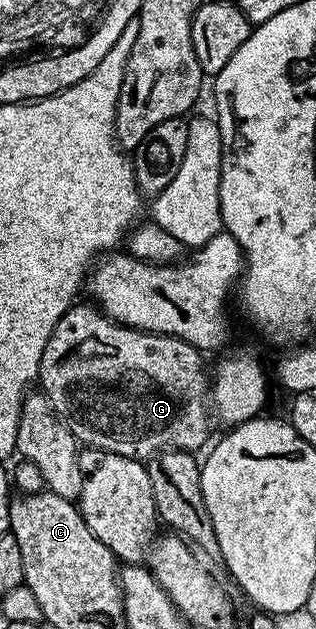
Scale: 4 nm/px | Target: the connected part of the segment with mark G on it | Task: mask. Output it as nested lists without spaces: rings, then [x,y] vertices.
[[[74,303],[59,319],[59,323],[55,323],[55,331],[51,331],[51,339],[47,339],[47,347],[43,347],[43,355],[37,368],[37,381],[39,386],[41,385],[40,392],[45,395],[69,432],[74,434],[82,446],[111,451],[115,455],[124,457],[133,457],[142,463],[170,449],[197,451],[197,448],[209,437],[209,425],[205,420],[211,417],[210,410],[207,408],[207,369],[205,373],[205,361],[201,358],[204,357],[202,350],[196,349],[191,343],[178,337],[169,337],[166,333],[147,333],[144,329],[130,329],[129,326],[120,325],[118,321],[102,313],[96,304],[81,304]]]

